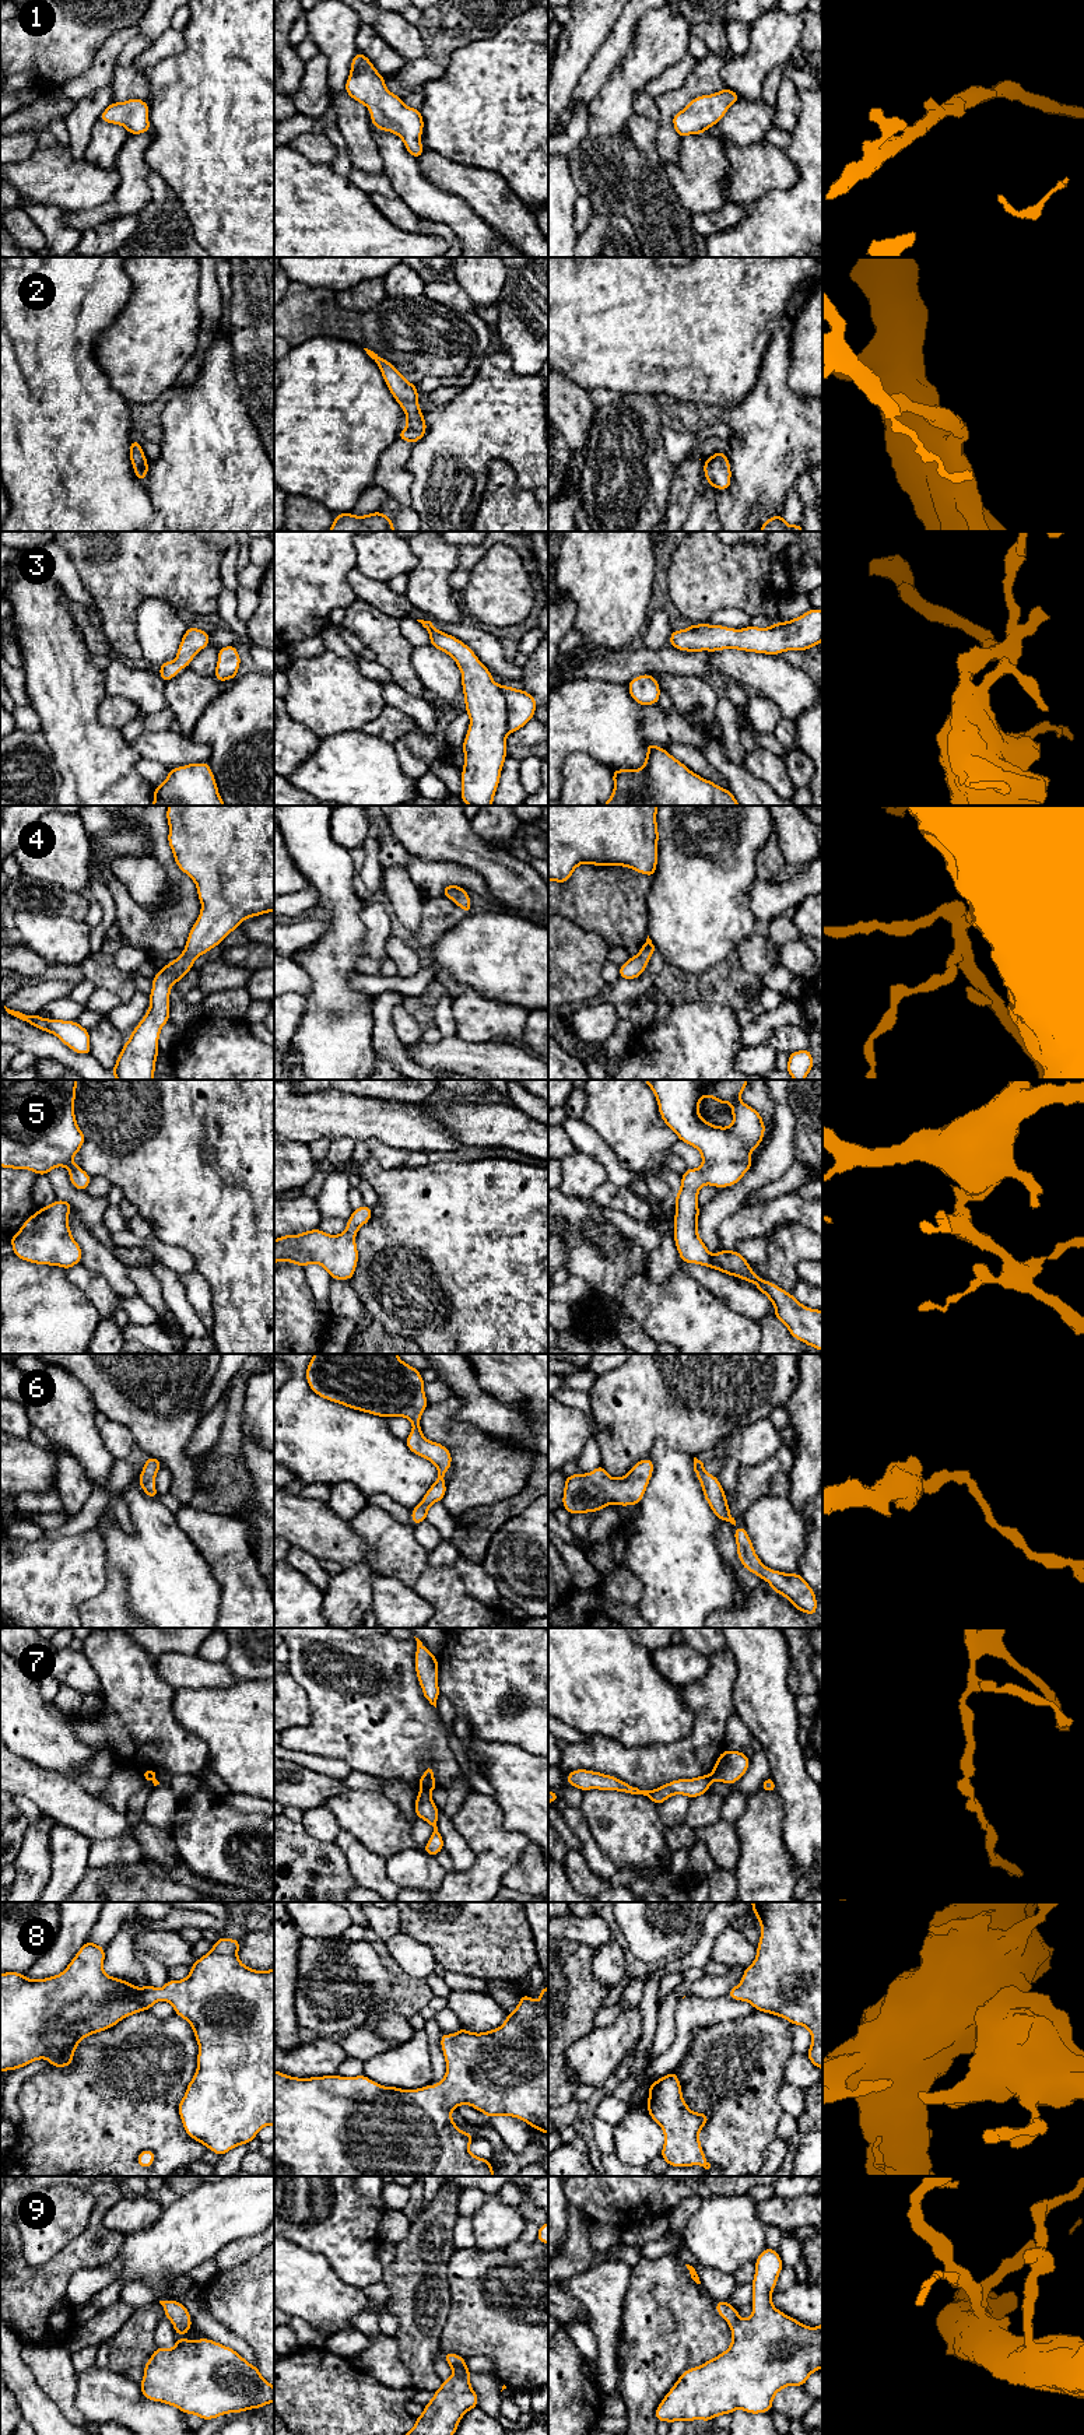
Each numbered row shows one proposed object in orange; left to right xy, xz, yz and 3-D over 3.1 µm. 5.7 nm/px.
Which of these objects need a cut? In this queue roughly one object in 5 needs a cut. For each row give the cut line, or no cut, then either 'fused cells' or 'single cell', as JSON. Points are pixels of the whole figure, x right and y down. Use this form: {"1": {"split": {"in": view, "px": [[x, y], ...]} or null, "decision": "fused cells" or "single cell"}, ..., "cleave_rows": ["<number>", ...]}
{"1": {"split": null, "decision": "single cell"}, "2": {"split": null, "decision": "single cell"}, "3": {"split": null, "decision": "single cell"}, "4": {"split": null, "decision": "single cell"}, "5": {"split": null, "decision": "single cell"}, "6": {"split": null, "decision": "single cell"}, "7": {"split": {"in": "xz", "px": [[421, 1789], [428, 1792]]}, "decision": "fused cells"}, "8": {"split": null, "decision": "single cell"}, "9": {"split": null, "decision": "single cell"}, "cleave_rows": ["7"]}

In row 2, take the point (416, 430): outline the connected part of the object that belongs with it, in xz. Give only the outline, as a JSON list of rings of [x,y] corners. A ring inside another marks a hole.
[[[368,348],[364,350],[379,366],[392,396],[406,413],[407,427],[399,432],[399,439],[410,443],[418,442],[427,432],[427,422],[420,410],[415,385],[406,380],[393,364]]]

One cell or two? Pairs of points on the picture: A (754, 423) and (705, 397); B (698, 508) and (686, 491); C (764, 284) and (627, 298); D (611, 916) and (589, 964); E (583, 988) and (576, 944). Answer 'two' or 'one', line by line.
A: two
B: two
C: one
D: two
E: one

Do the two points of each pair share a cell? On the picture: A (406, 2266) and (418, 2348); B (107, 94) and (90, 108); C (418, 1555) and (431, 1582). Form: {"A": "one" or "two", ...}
{"A": "one", "B": "one", "C": "two"}

